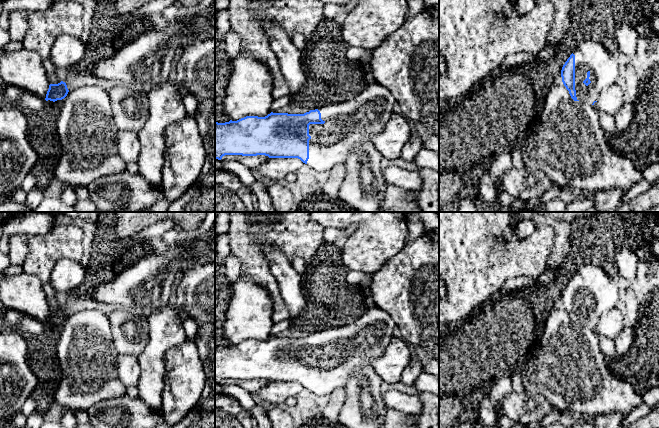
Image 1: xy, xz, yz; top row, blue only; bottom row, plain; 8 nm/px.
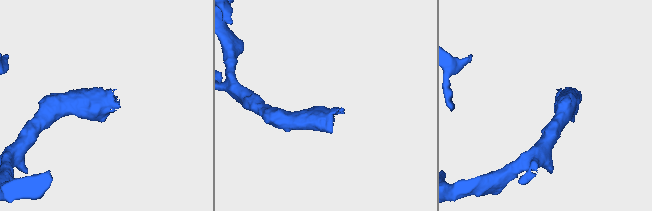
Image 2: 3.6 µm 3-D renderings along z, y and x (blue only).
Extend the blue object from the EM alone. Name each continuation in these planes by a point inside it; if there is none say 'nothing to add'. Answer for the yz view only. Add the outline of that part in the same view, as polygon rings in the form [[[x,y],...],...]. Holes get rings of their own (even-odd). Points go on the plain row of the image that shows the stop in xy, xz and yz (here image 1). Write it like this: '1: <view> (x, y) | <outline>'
1: yz (594, 280) | [[[586,264],[572,277],[575,279],[575,314],[577,324],[593,328],[601,316],[617,305],[619,293],[614,279],[608,274],[607,265]]]

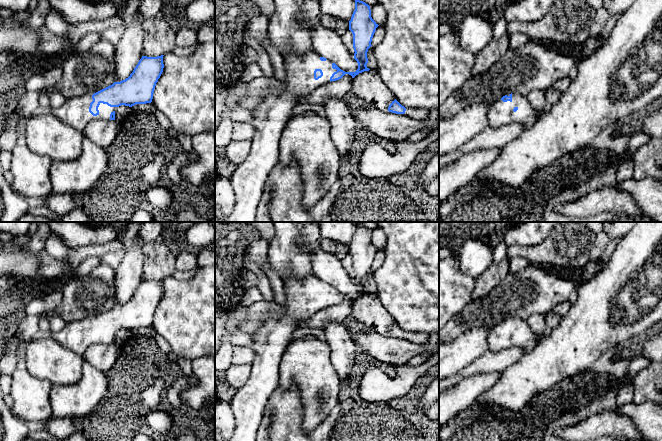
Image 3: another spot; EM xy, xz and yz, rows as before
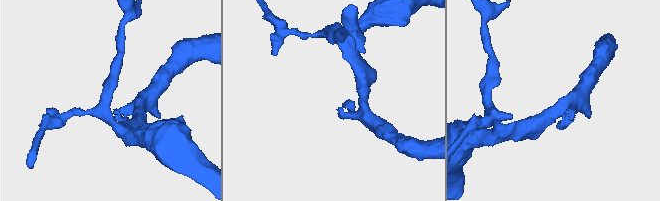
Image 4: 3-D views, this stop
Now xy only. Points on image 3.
1: xy (74, 336) | [[[96,316],[66,323],[65,327],[61,331],[51,333],[51,337],[62,347],[82,357],[85,351],[92,345],[109,345],[110,338],[115,335],[117,331],[110,331],[107,328],[100,327],[98,331],[99,338],[97,340],[93,340],[89,336],[89,331],[90,327],[93,325],[92,319],[94,317]]]

